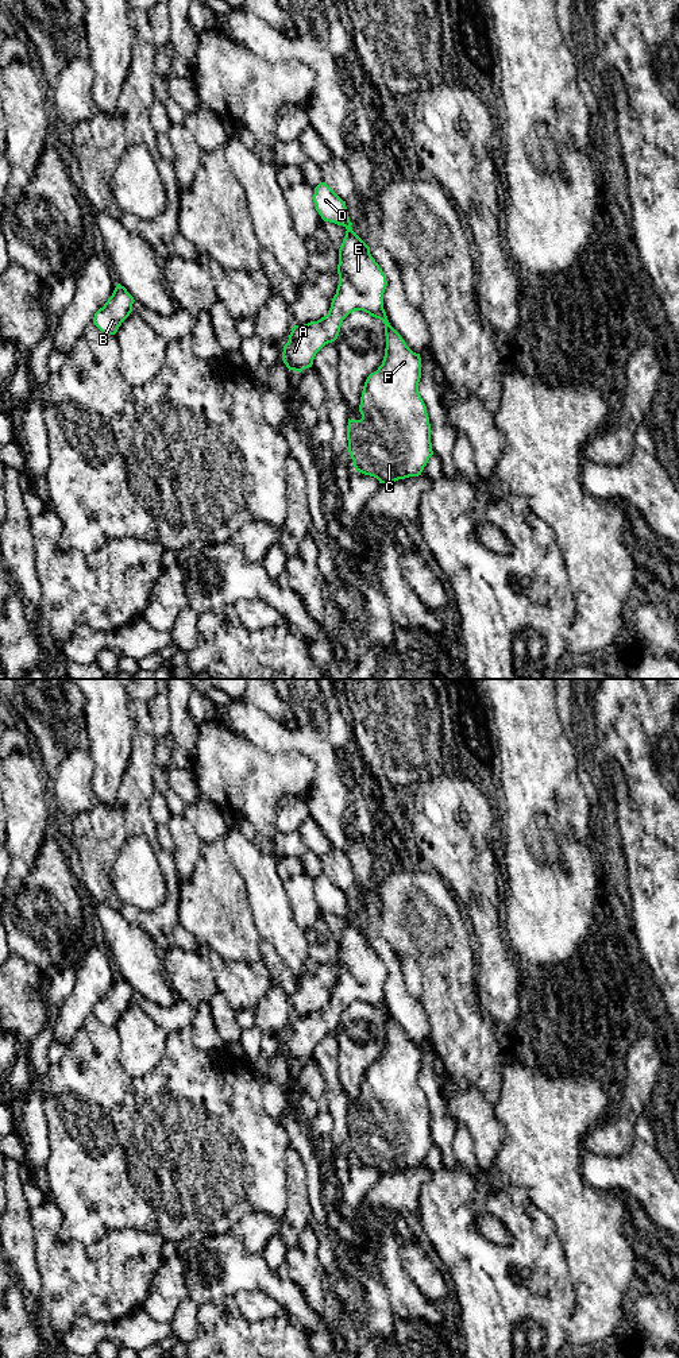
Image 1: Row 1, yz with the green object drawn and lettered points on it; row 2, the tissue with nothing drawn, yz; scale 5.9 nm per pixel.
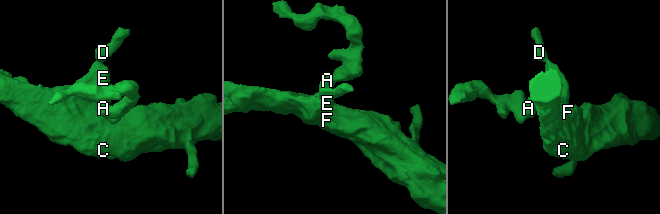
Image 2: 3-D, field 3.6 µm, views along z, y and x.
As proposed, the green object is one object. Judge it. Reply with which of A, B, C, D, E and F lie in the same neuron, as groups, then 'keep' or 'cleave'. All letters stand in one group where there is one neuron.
A B C D E F | keep

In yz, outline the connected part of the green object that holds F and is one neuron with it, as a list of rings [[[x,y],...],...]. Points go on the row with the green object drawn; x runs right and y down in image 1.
[[[325,182],[315,188],[313,202],[324,221],[343,225],[346,236],[339,248],[339,285],[328,313],[317,321],[293,325],[289,342],[283,346],[282,360],[289,370],[301,373],[312,367],[316,354],[337,339],[343,320],[355,310],[363,310],[385,324],[386,348],[382,364],[371,373],[363,386],[359,412],[360,420],[350,420],[347,425],[348,452],[356,471],[374,477],[379,483],[421,475],[433,455],[431,424],[427,406],[418,393],[421,358],[413,352],[390,325],[383,309],[386,275],[370,254],[370,247],[352,231],[346,201]]]

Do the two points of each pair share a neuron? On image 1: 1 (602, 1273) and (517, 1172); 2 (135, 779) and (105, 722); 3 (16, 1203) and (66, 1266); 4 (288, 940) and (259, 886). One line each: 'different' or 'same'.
1: same
2: different
3: different
4: same

